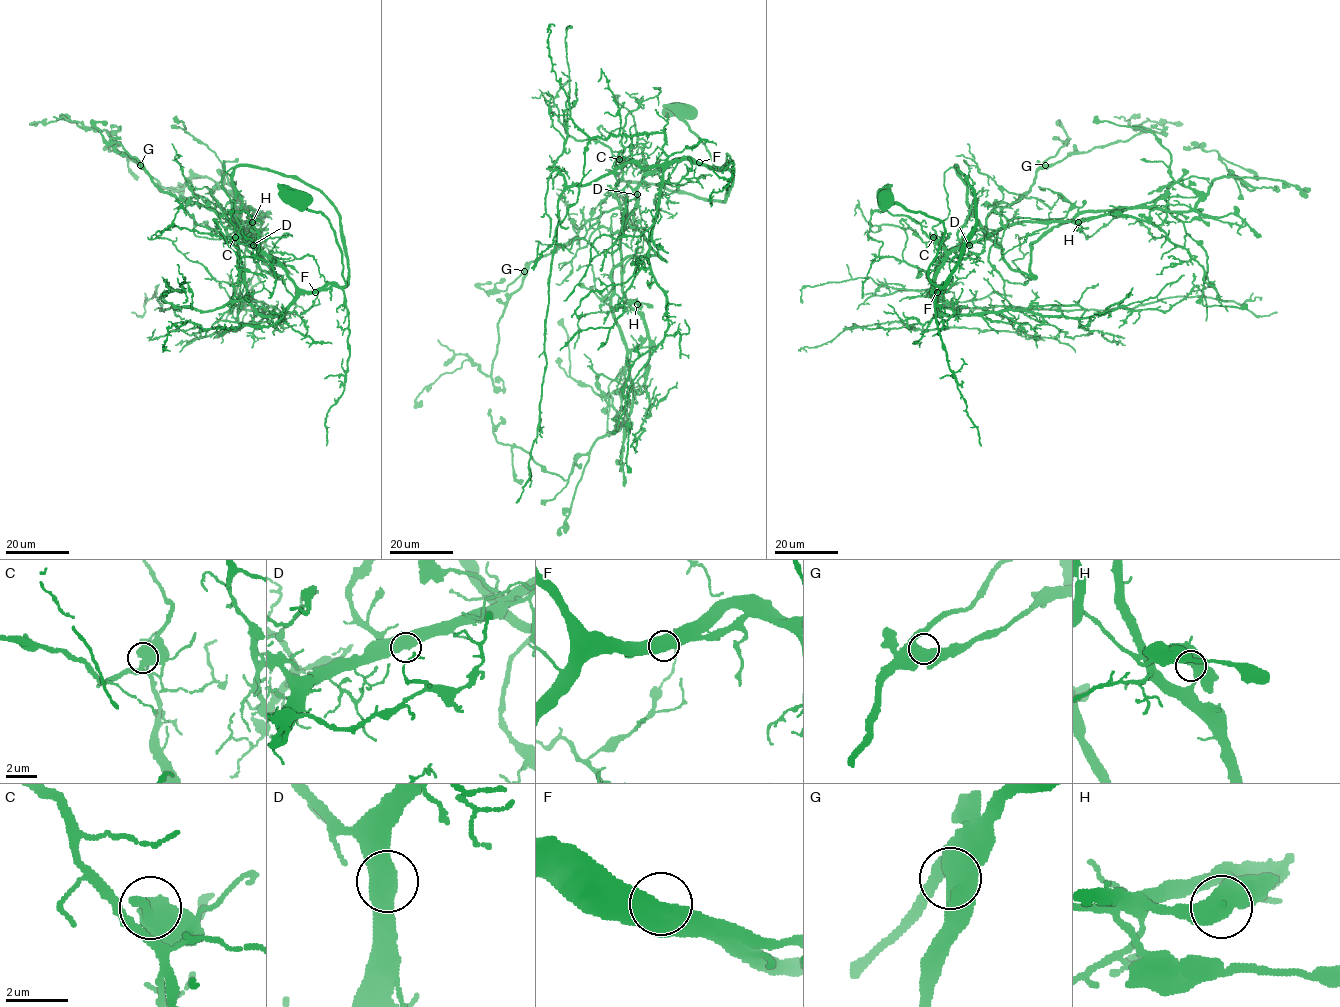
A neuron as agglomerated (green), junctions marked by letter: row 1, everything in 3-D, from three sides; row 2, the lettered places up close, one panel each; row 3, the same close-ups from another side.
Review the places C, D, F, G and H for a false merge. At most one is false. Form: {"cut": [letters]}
{"cut": []}

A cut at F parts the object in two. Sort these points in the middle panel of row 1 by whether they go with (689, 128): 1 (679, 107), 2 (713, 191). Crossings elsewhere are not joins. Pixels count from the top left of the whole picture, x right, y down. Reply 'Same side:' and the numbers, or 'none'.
Same side: 1, 2

